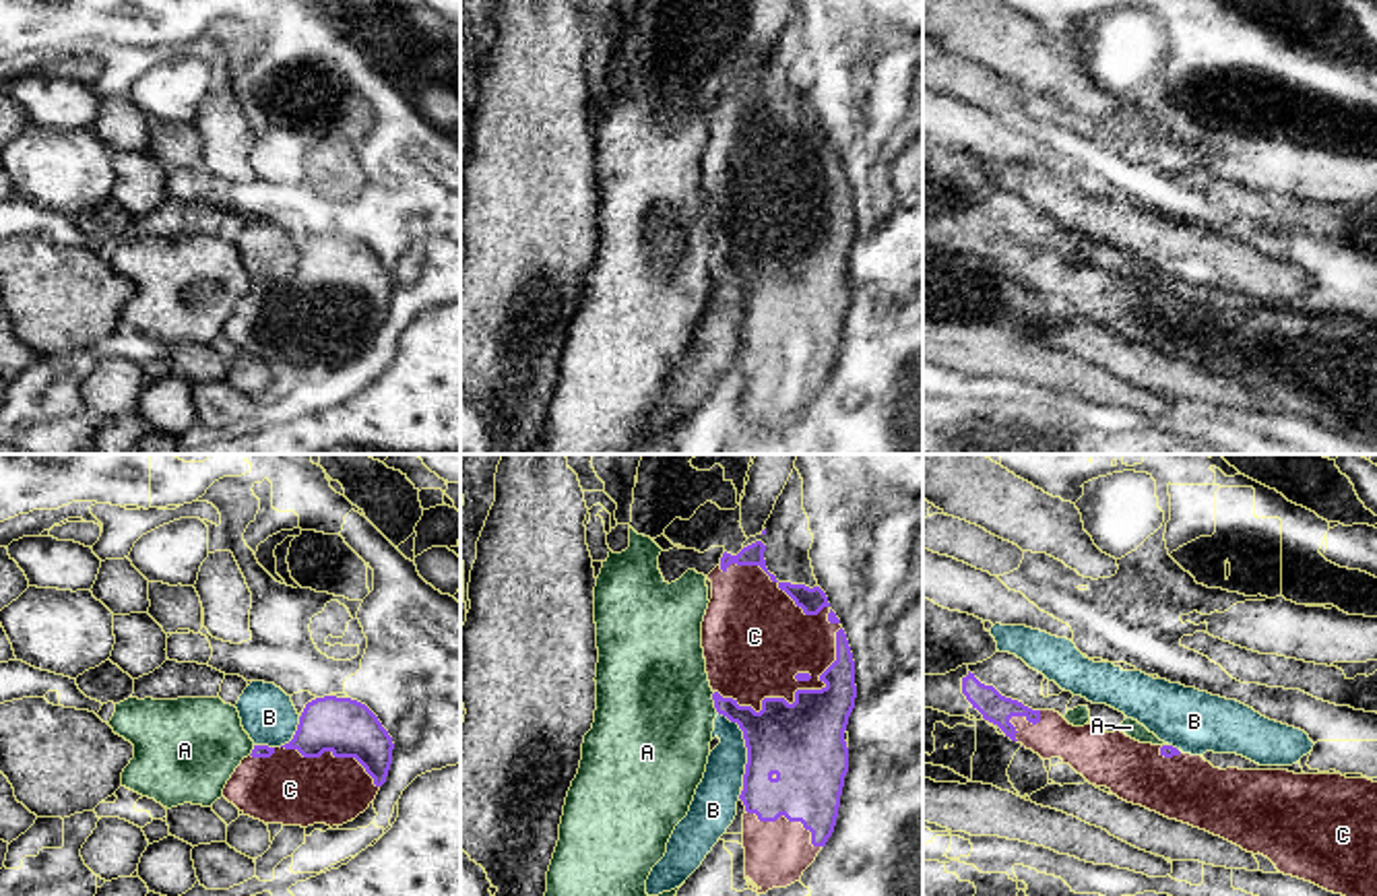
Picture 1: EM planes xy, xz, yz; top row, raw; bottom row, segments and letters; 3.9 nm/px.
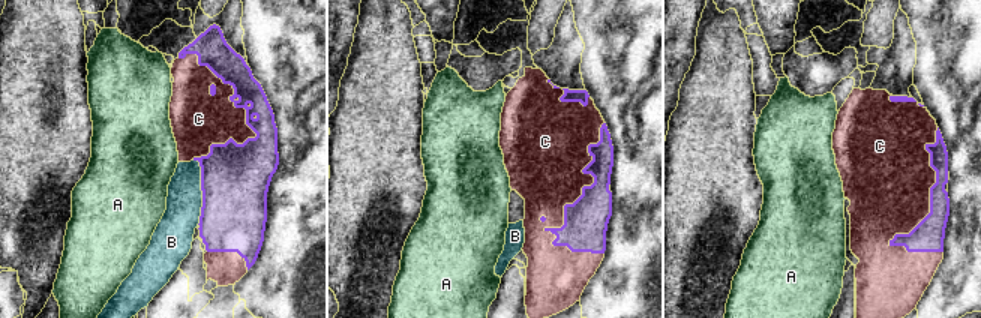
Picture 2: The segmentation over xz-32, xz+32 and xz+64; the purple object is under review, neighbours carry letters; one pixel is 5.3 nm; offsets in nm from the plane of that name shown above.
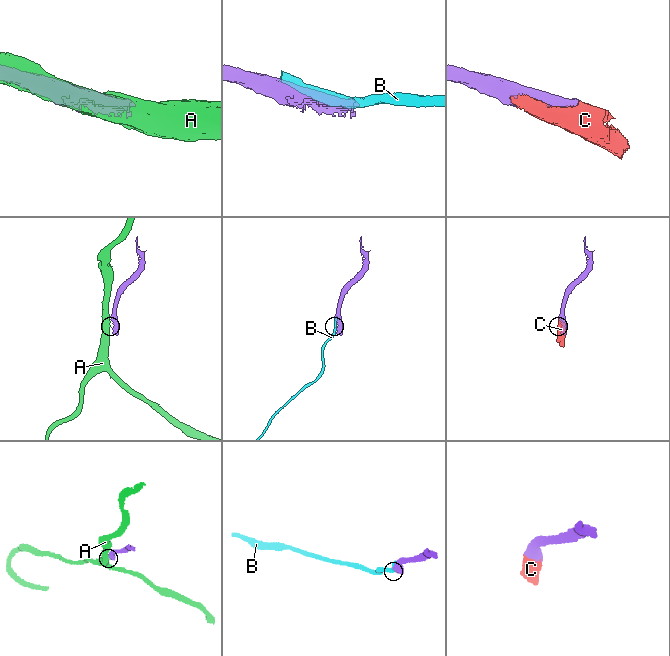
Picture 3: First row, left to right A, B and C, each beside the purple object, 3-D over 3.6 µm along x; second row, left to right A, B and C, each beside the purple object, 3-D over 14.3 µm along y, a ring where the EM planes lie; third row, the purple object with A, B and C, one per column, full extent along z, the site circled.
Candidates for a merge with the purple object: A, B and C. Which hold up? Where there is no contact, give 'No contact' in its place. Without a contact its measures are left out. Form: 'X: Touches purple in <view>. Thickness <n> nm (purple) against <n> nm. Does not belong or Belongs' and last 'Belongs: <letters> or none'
A: Touches purple in xz. Thickness 200 nm (purple) against 460 nm. Does not belong
B: Touches purple in xz. Thickness 320 nm (purple) against 170 nm. Does not belong
C: Touches purple in xz. Thickness 100 nm (purple) against 400 nm. Belongs
Belongs: C

